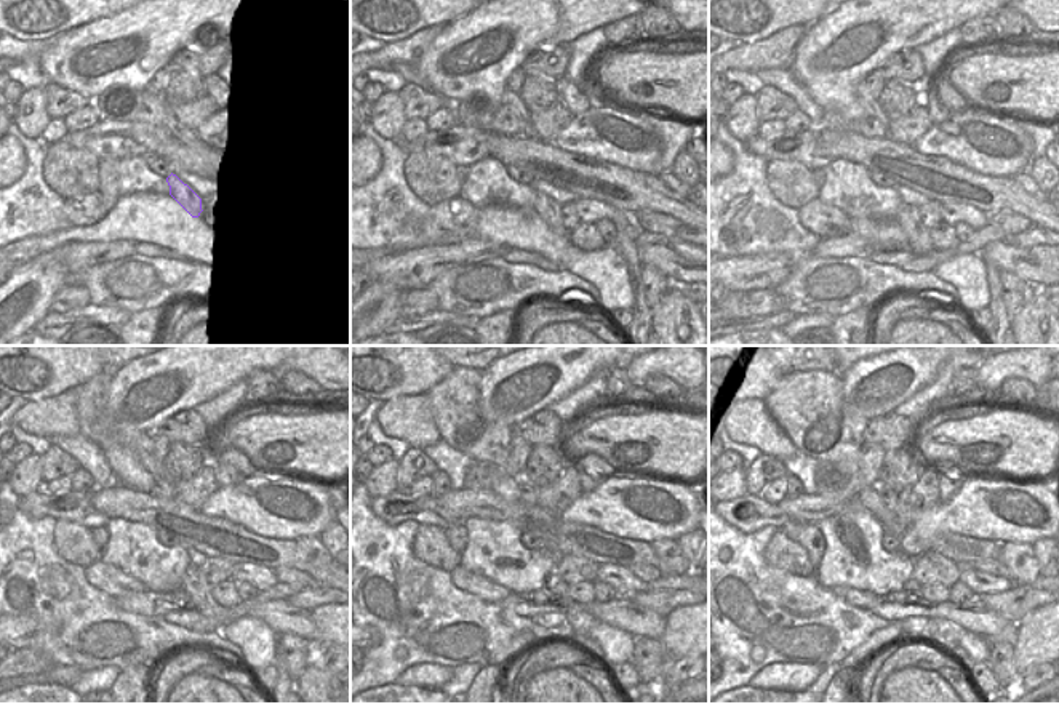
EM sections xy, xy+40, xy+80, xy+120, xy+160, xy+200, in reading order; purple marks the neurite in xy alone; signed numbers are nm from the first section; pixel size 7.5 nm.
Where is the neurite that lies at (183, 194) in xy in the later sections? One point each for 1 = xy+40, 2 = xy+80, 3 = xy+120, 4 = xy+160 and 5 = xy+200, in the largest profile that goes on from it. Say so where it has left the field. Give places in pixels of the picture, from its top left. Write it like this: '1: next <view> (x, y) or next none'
1: next xy+40 (547, 208)
2: next xy+80 (907, 216)
3: next xy+120 (194, 584)
4: next xy+160 (579, 621)
5: next xy+200 (941, 632)

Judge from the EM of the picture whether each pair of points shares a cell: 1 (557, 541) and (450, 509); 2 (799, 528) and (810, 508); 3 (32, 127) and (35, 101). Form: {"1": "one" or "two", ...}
{"1": "one", "2": "two", "3": "one"}

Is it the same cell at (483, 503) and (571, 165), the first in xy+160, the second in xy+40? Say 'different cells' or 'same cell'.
same cell

